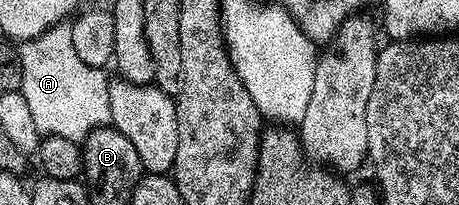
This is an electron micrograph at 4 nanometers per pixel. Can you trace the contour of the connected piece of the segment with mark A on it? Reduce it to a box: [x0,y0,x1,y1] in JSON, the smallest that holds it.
[18,25,110,142]

